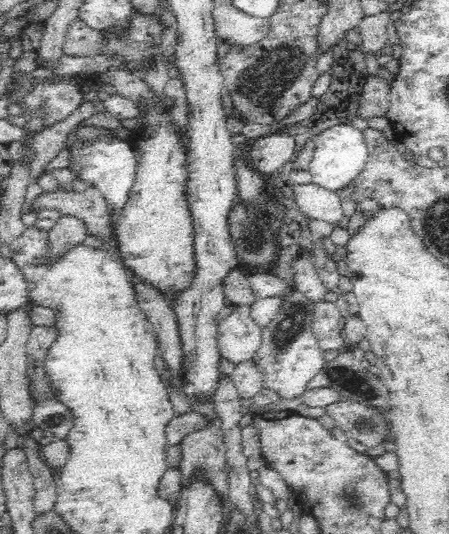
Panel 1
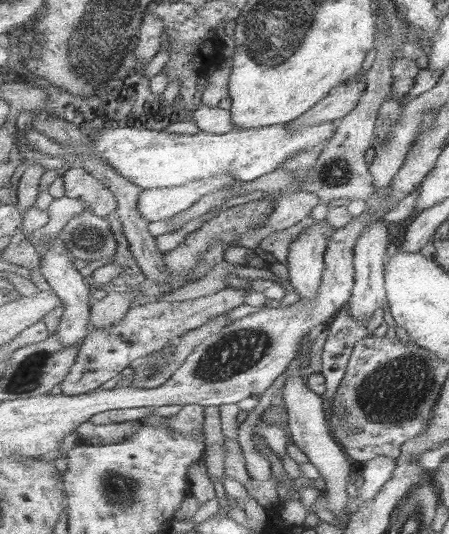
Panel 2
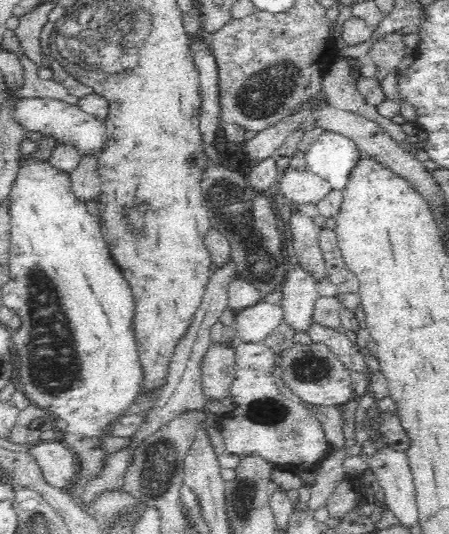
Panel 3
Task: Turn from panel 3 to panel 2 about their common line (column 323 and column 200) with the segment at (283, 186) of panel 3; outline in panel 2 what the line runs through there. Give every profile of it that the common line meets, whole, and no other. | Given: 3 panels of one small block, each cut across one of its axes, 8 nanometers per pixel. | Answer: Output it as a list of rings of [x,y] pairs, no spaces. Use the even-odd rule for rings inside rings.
[[[223,173],[203,177],[200,181],[189,182],[183,186],[144,190],[139,198],[139,211],[149,222],[175,217],[189,210],[197,200],[201,200],[201,196],[217,192],[219,188],[238,181],[235,175]]]

